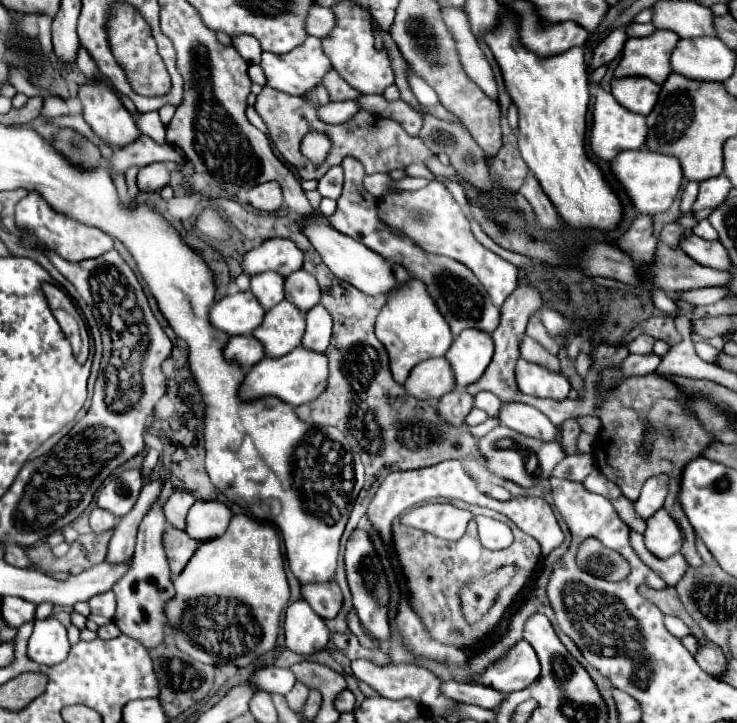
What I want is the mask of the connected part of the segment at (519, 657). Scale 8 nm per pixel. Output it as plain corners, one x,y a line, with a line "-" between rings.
518,641
496,665
488,667
484,675
478,677
478,683
492,685
504,693
512,693
528,687
538,679
540,663
538,655
526,641

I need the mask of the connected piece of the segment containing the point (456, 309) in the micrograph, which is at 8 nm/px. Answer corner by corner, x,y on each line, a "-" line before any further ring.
346,157
342,161
342,167
344,167
344,189
342,195
338,197
338,209
332,217
328,217
328,223
340,233
358,239
368,249
380,253
392,265
398,263
406,267
412,277
424,281
426,289
430,291
430,297
434,297
438,311
442,313
442,317
446,319
454,335
458,335
464,329
478,329
478,331
492,333
500,323
500,309
490,301
486,289
476,279
476,275
456,259
426,253
412,239
382,223
378,215
378,201
372,199
372,195
364,189
362,181
366,177
366,171
362,171
362,163
358,163
358,159
354,157

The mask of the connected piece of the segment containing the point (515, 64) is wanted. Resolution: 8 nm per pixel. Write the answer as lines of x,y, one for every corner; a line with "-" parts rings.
502,5
500,19
486,31
484,41
500,65
506,93
518,107
520,155
568,225
576,229
610,231
622,219
622,205
584,149
590,91
582,49
572,47
562,55
542,59
522,45
518,29
520,15
512,7

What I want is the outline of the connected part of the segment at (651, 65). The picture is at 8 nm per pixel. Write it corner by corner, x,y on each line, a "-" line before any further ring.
654,31
648,37
632,37
626,41
614,79
622,77
648,77
662,85
672,73
670,55
678,43
674,31

